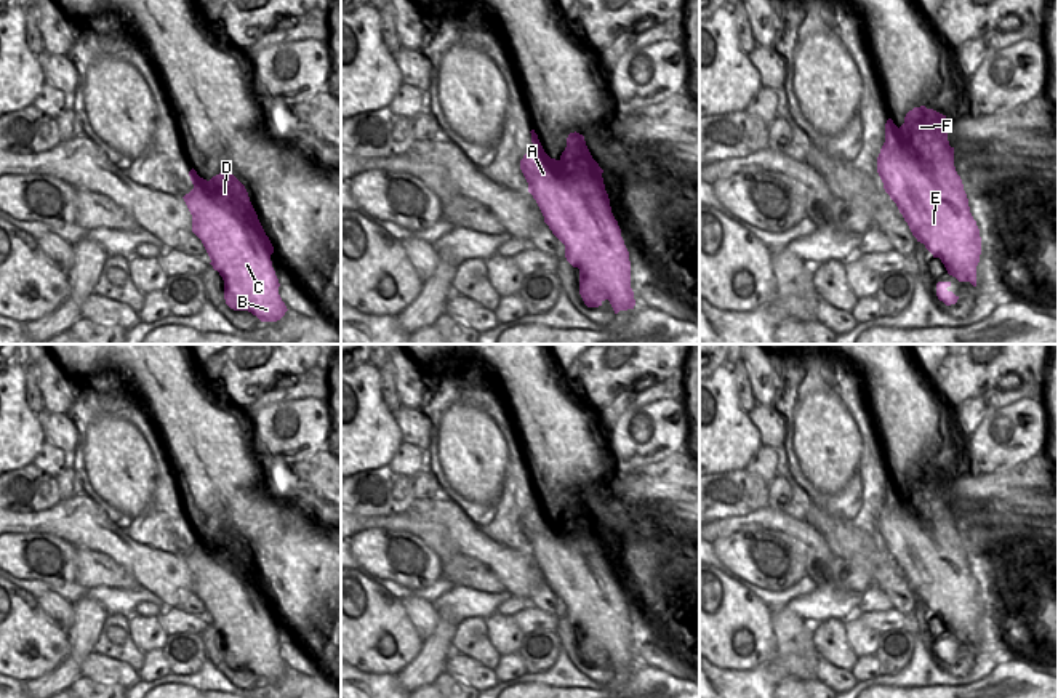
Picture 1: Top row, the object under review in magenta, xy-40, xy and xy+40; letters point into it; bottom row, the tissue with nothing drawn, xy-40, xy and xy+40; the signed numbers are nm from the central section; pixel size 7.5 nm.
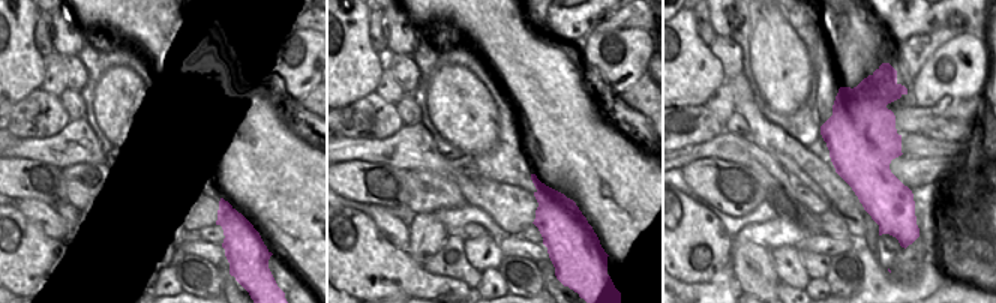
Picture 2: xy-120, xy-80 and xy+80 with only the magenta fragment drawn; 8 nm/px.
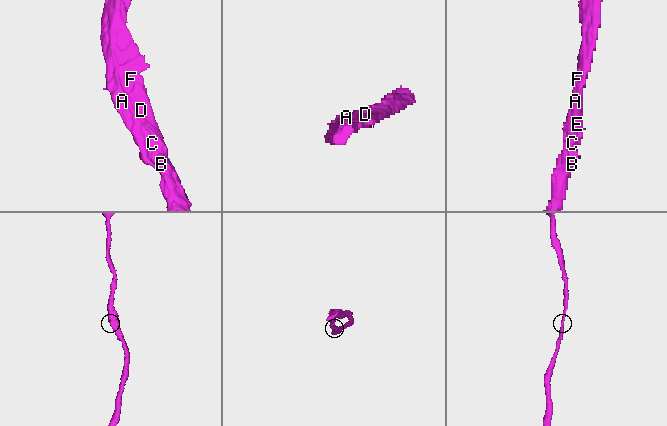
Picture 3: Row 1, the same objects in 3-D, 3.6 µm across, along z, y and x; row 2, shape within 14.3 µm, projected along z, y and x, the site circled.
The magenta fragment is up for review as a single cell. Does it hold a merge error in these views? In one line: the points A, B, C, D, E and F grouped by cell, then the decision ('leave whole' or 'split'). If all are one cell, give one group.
A B C D E F | leave whole

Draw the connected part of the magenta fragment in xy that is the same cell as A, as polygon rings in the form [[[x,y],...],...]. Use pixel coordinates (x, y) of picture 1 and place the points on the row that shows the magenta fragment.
[[[535,130],[530,133],[533,146],[520,160],[520,170],[528,183],[528,192],[544,216],[544,223],[565,245],[567,261],[579,269],[579,295],[584,304],[599,307],[608,299],[615,314],[634,309],[629,251],[621,237],[618,221],[611,213],[602,178],[603,170],[592,158],[584,136],[576,131],[570,133],[565,150],[555,160],[544,152]]]

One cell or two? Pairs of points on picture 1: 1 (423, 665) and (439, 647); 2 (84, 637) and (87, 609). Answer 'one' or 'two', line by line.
1: one
2: one

